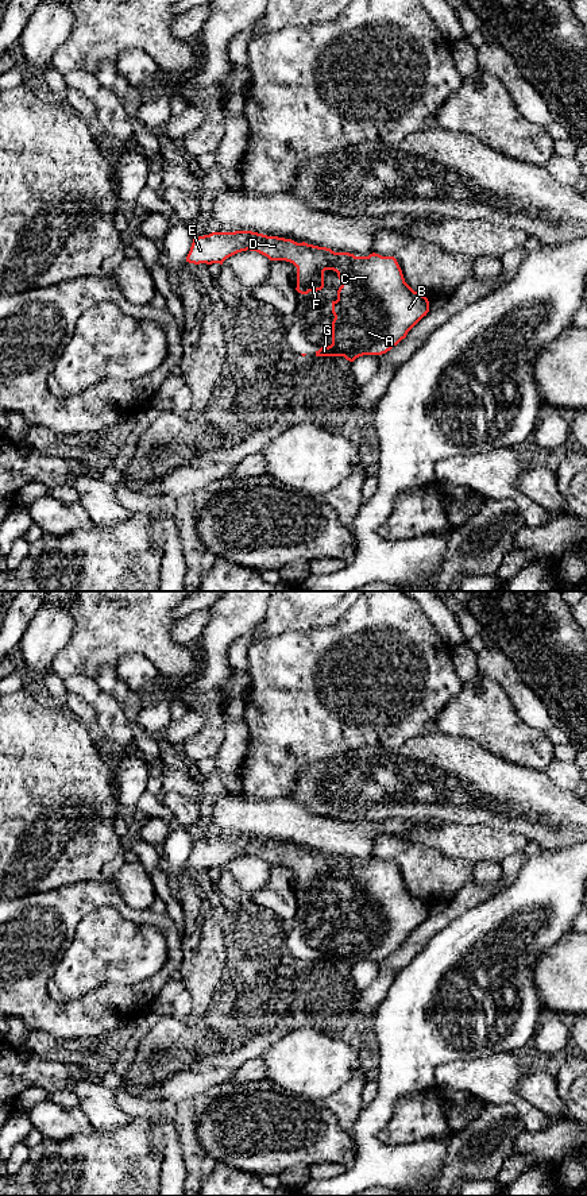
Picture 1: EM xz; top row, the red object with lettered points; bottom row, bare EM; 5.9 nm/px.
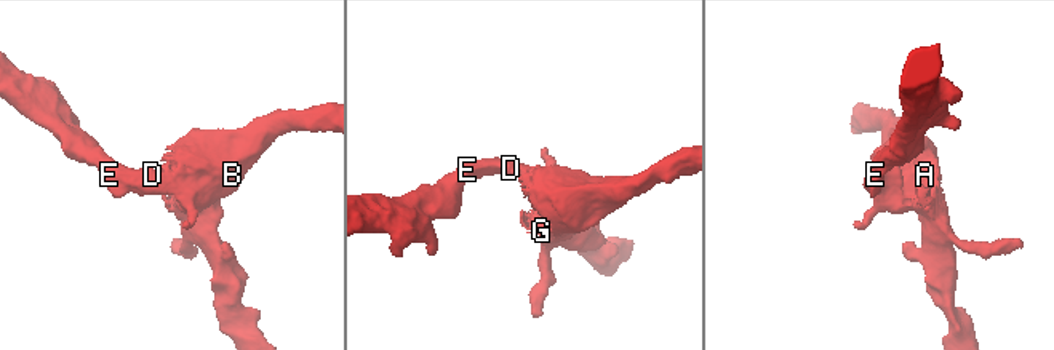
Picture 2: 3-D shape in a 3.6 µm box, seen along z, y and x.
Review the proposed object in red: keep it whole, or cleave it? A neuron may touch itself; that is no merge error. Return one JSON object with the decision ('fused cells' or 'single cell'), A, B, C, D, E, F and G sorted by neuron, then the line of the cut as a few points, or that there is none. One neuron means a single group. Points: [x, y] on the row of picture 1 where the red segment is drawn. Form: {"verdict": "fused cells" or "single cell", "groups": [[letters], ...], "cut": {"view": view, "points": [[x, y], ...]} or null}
{"verdict": "single cell", "groups": [["A", "B", "C", "D", "E", "F", "G"]], "cut": null}

